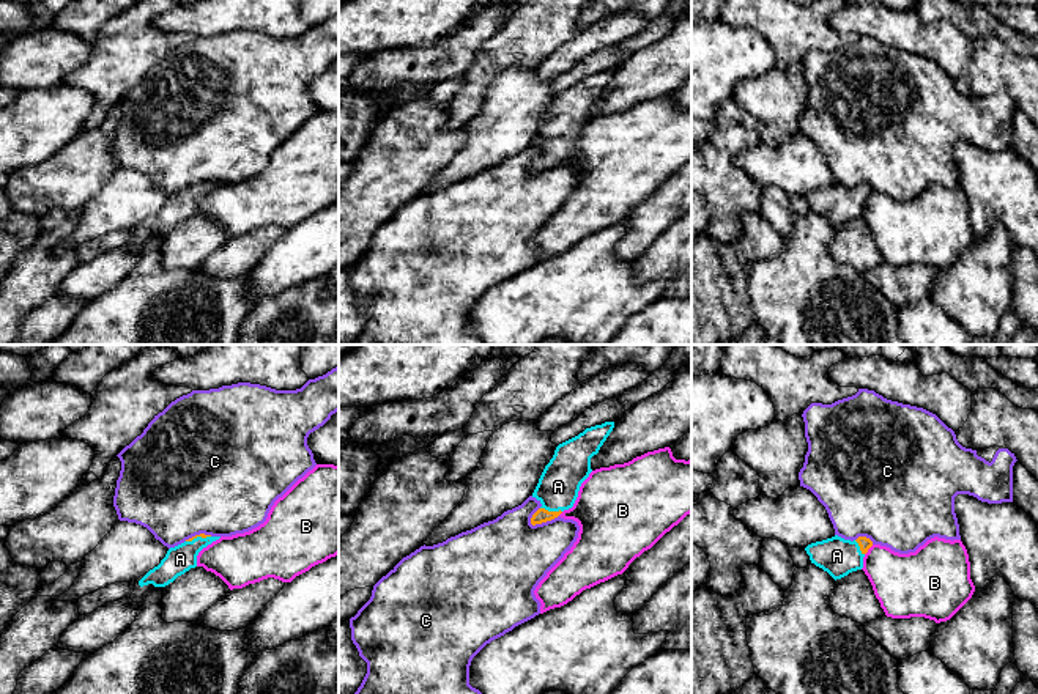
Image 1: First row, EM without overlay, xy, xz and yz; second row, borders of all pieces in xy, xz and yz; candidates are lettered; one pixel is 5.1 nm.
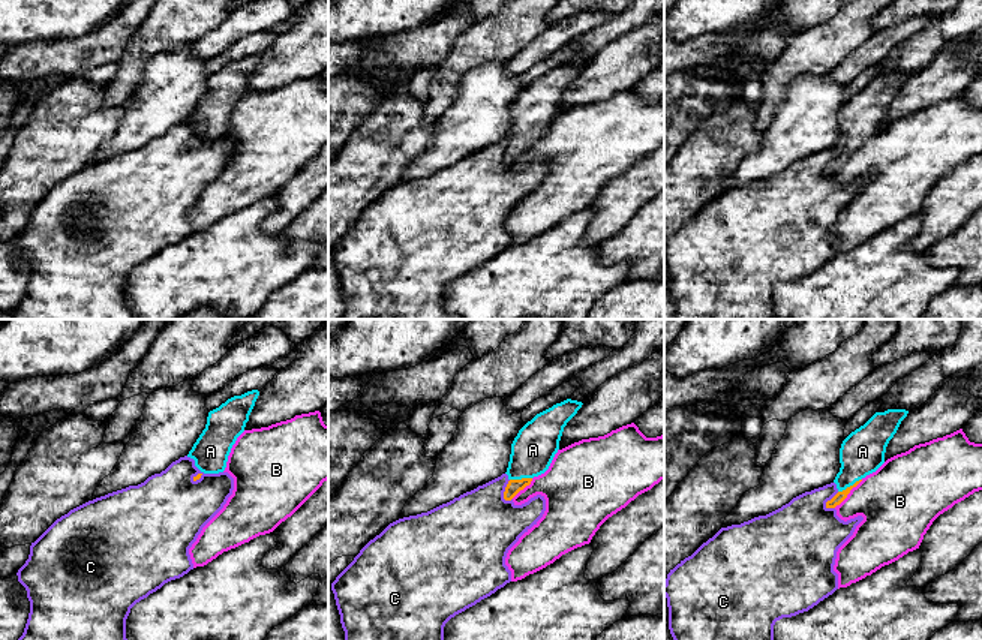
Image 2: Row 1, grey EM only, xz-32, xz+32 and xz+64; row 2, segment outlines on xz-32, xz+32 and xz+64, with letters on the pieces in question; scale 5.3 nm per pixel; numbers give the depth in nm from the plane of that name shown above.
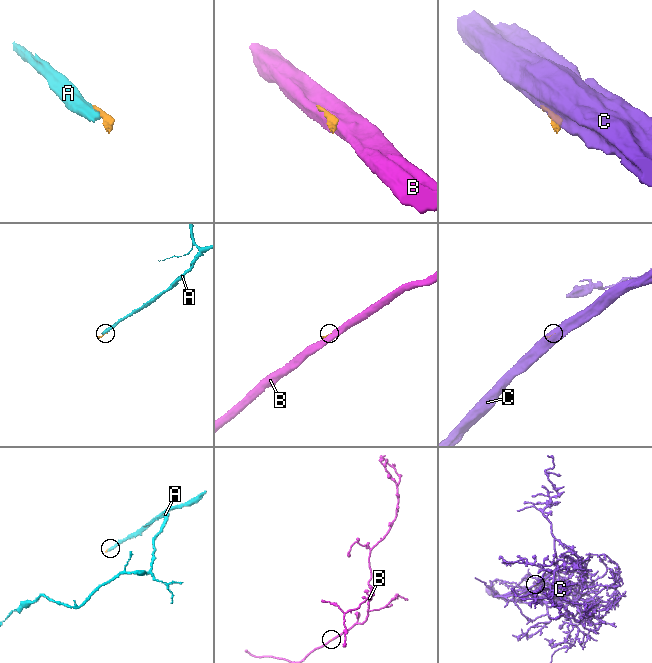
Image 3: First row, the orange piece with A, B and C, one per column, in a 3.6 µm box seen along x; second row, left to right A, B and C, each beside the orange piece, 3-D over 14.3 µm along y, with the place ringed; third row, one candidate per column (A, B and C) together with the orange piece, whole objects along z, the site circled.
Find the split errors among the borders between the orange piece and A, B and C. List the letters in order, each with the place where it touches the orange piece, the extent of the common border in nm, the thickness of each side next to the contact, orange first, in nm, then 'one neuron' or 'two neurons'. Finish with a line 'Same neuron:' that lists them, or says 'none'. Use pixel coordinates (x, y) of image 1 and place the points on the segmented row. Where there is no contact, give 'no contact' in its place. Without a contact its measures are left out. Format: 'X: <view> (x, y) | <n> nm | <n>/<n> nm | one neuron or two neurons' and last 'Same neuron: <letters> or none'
A: xz (552, 512) | 110 nm | 70/220 nm | one neuron
B: yz (868, 548) | 70 nm | 70/300 nm | two neurons
C: xz (544, 521) | 160 nm | 70/400 nm | two neurons
Same neuron: A

